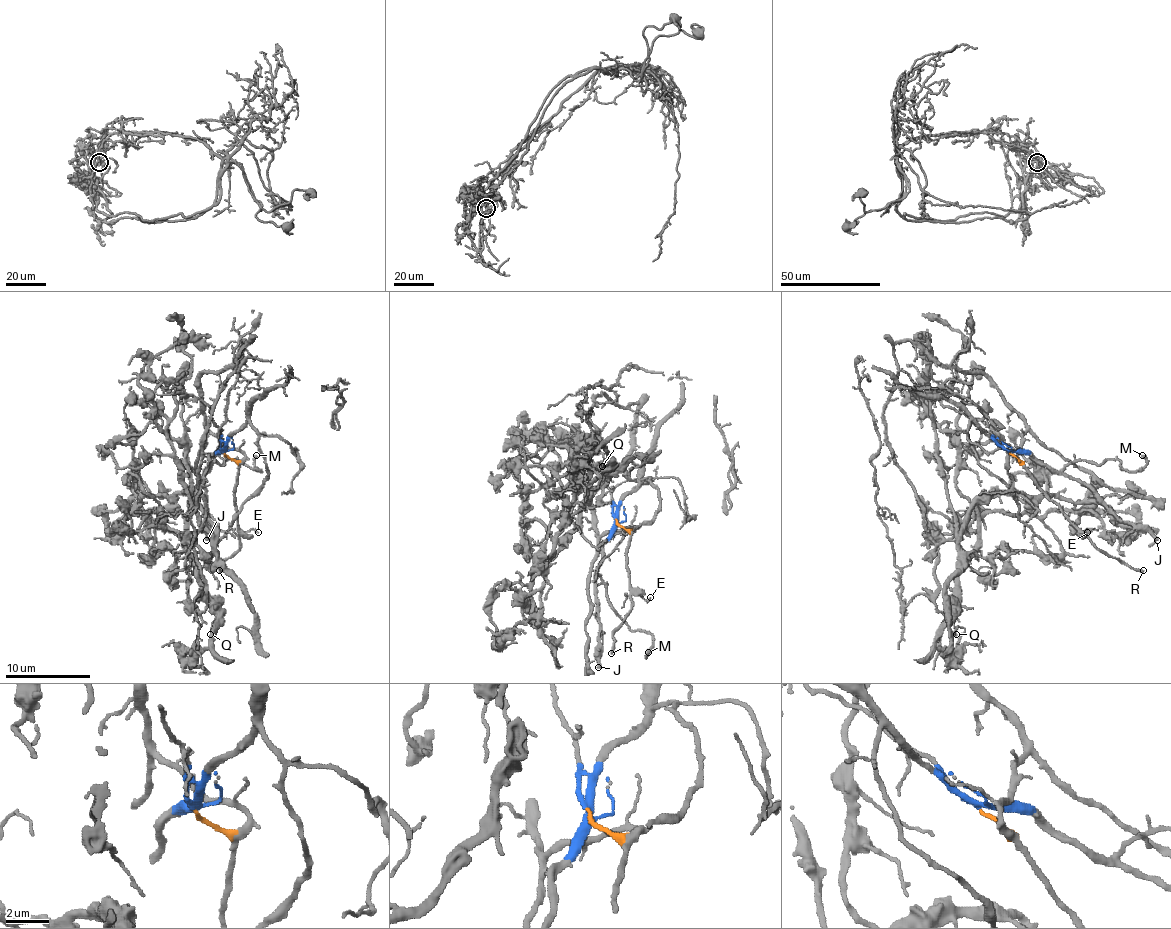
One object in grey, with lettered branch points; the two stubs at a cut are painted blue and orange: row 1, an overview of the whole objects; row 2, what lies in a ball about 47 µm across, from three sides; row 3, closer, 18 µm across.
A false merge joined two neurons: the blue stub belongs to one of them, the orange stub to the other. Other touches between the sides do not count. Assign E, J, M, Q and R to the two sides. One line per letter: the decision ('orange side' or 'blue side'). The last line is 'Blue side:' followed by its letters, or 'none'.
E: orange side
J: blue side
M: blue side
Q: blue side
R: orange side
Blue side: J, M, Q

